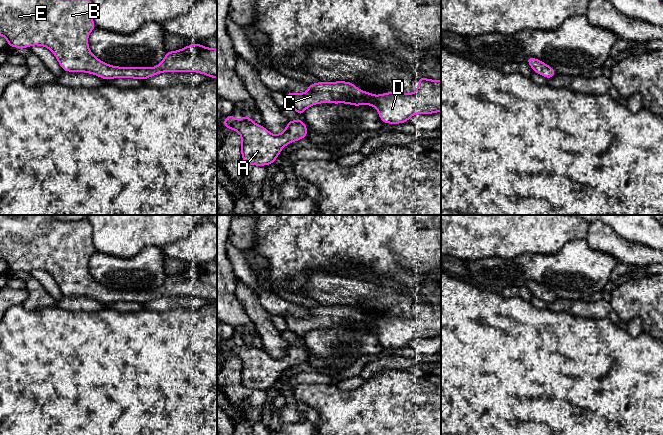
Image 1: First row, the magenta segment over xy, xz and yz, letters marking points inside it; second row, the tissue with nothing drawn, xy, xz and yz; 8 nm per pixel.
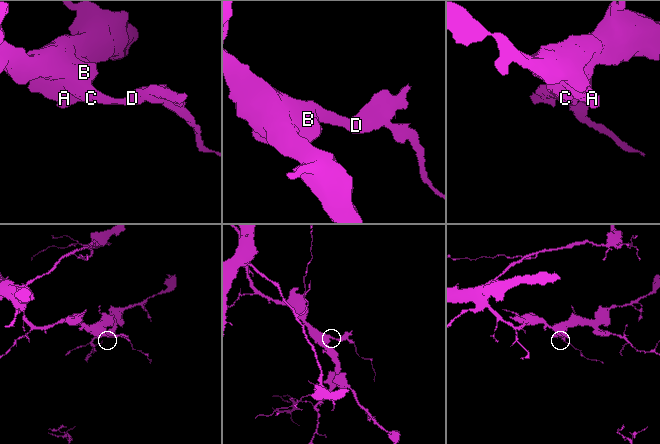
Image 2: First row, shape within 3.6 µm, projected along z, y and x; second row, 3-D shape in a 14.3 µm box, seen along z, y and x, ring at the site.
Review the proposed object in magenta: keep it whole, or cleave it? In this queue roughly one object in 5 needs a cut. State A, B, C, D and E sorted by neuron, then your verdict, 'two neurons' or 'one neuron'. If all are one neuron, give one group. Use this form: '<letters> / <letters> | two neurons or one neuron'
A B C D E | one neuron

